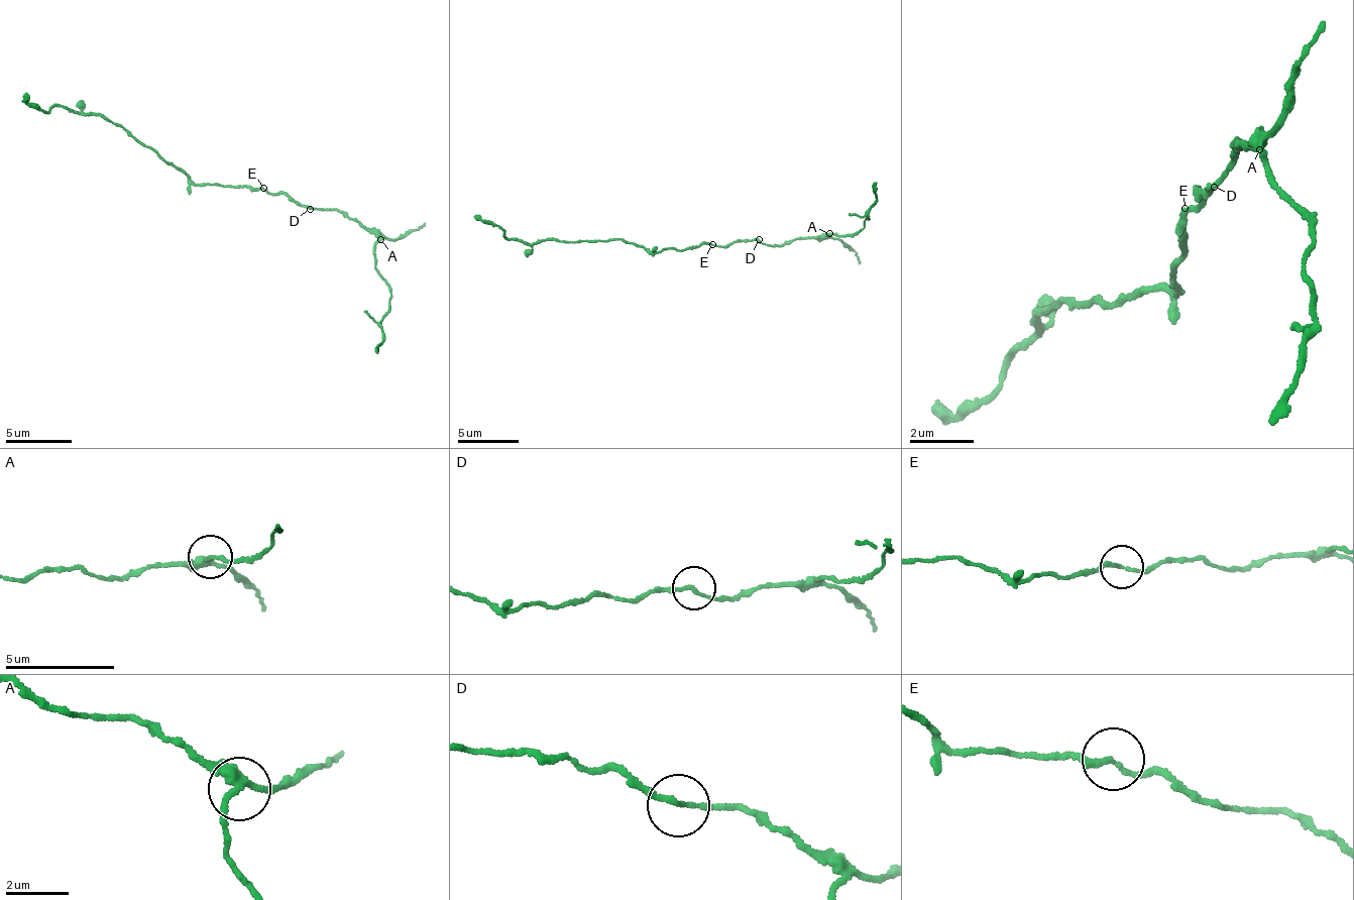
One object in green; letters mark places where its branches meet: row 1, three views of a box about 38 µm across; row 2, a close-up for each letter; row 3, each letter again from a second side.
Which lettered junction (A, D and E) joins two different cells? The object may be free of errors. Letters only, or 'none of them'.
A

